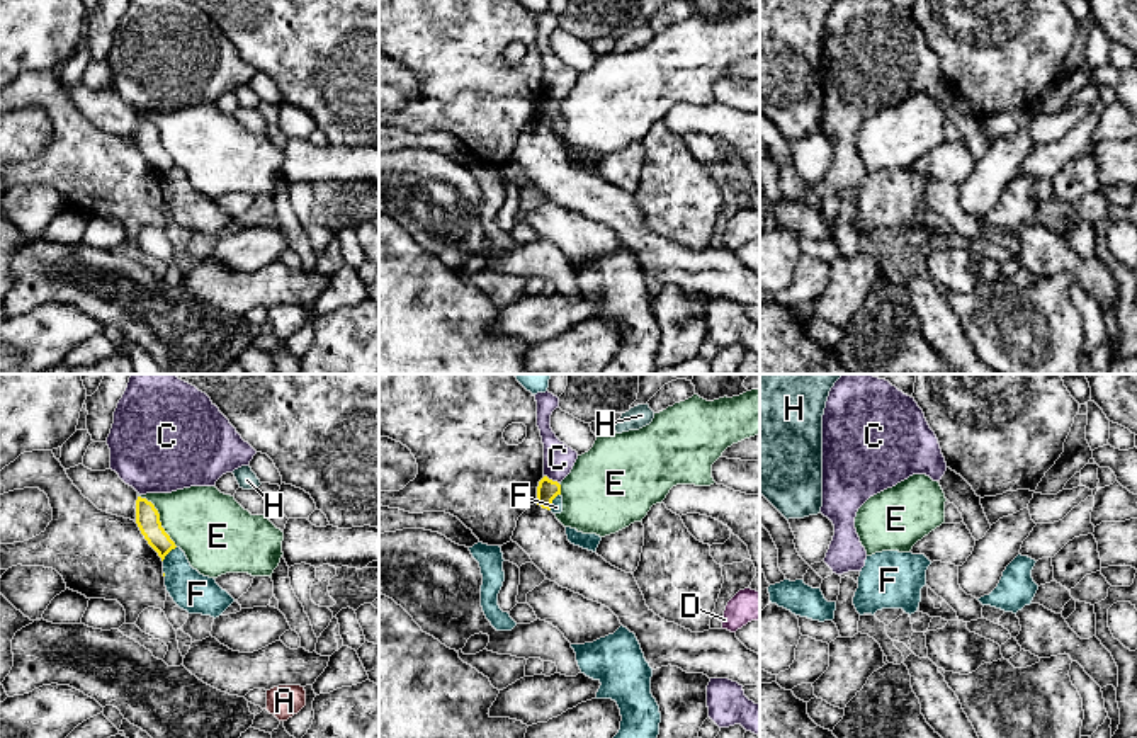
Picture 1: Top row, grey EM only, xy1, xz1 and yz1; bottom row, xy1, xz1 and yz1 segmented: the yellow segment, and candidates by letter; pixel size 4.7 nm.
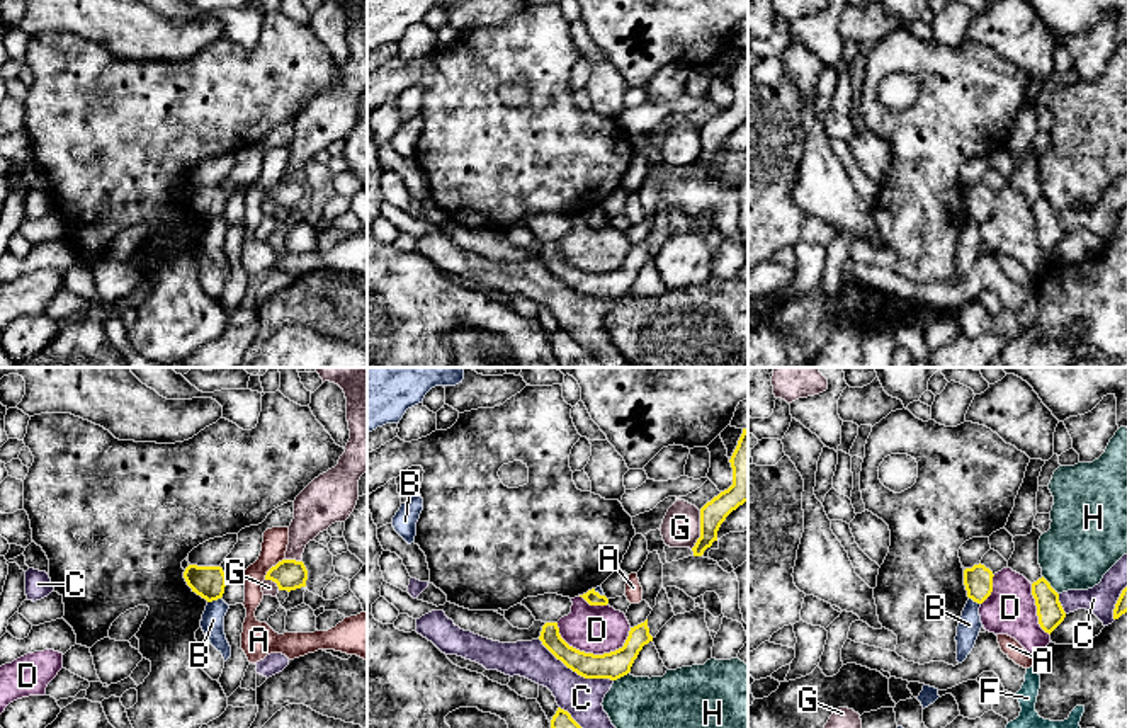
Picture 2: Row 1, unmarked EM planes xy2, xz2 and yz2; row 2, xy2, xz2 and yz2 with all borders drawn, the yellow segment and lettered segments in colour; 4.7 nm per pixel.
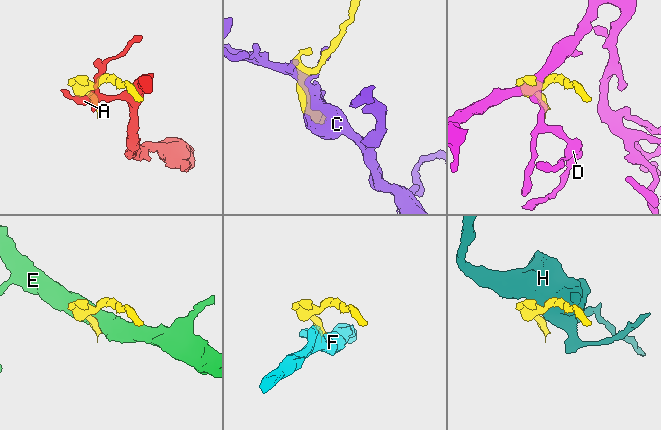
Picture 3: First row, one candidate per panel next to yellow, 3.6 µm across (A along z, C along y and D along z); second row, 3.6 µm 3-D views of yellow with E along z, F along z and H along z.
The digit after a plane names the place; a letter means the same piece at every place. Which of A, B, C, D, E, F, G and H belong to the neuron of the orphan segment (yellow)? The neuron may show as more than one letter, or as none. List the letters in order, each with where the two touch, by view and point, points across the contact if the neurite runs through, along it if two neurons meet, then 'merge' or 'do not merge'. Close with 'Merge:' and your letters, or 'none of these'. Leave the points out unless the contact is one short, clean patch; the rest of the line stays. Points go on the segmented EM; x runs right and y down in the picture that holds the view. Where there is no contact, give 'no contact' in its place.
A: meets yellow in xy2 at (271, 568); do not merge
B: meets yellow in xy2 at (213, 599); border along xy2 (220, 597), (208, 602); do not merge
C: meets yellow in xz2 at (575, 671); do not merge
D: meets yellow in xz2 at (592, 654); do not merge
E: meets yellow in xy1 at (158, 519); border along xy1 (138, 495), (153, 505), (160, 526), (177, 546); do not merge
F: meets yellow in xz1 at (551, 502); runs through xz1 (548, 490), (551, 502), (556, 507); merge
G: meets yellow in xz2 at (701, 529); do not merge
H: meets yellow in yz2 at (1049, 585); border along yz2 (1042, 575), (1058, 594); do not merge
Merge: F

